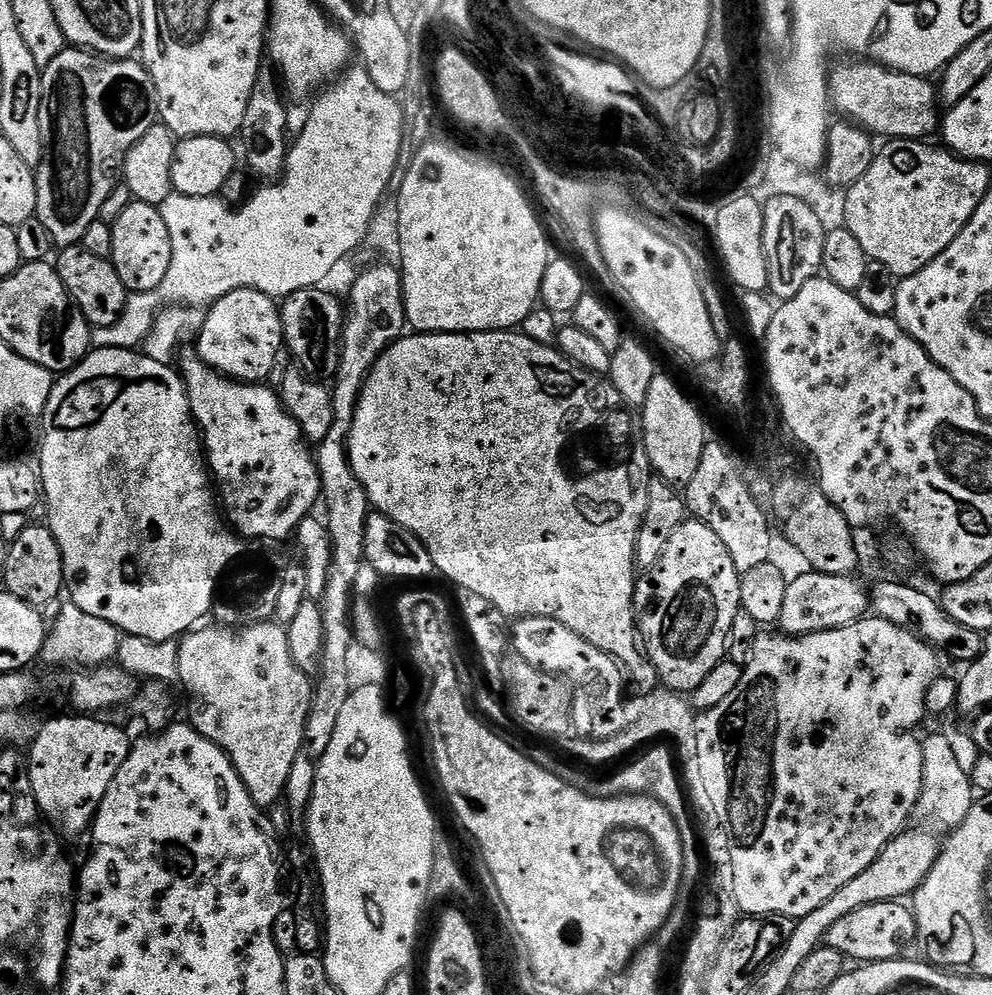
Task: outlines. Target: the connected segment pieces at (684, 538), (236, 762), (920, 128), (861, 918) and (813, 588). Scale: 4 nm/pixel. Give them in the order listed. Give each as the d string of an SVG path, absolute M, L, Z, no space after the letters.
M686 518L682 522L682 526L678 526L678 530L674 530L670 542L666 542L666 550L662 550L662 558L658 558L658 562L654 562L654 566L647 569L637 579L636 589L634 590L634 614L636 615L638 640L646 653L648 663L656 669L659 683L667 691L677 694L691 694L695 688L702 686L706 674L710 674L710 670L714 670L714 666L718 666L721 660L725 659L727 652L724 651L728 648L728 635L731 634L732 627L736 624L736 615L739 617L742 612L740 606L741 575L742 573L734 566L734 558L730 558L730 550L726 550L726 546L722 546L722 538L718 538L718 534L714 534L714 530L710 530L710 526L706 526L702 521L695 518Z
M275 622L251 624L245 628L204 627L187 633L179 641L177 650L178 680L184 683L192 699L188 704L187 723L227 754L256 805L271 809L271 804L281 803L286 778L290 778L294 758L298 758L298 750L302 750L302 734L312 705L313 681L294 662L287 631Z
M848 62L831 69L828 77L828 95L833 109L840 111L843 119L859 124L873 137L895 138L897 140L924 140L942 124L942 112L938 107L938 88L931 79L911 76L905 72L894 72L891 68L871 62Z
M887 900L870 906L862 906L862 910L854 910L854 914L846 914L846 918L834 922L824 938L827 947L838 950L849 961L860 964L877 964L887 960L898 960L911 946L916 935L916 913L907 903Z
M804 570L801 576L793 575L786 586L786 599L782 602L778 621L779 631L786 636L809 636L815 632L845 628L865 619L870 608L870 592L856 579L855 575L831 576L811 570Z

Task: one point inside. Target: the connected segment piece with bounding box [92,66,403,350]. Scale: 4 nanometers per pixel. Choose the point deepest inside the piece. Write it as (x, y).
(290, 236)

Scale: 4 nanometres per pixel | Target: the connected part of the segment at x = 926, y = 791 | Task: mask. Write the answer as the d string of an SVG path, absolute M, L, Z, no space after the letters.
M934 734L921 743L922 758L922 790L919 791L919 800L916 803L915 819L920 819L928 826L944 826L946 830L956 828L965 820L976 801L976 790L971 775L963 768L951 742L940 734Z

